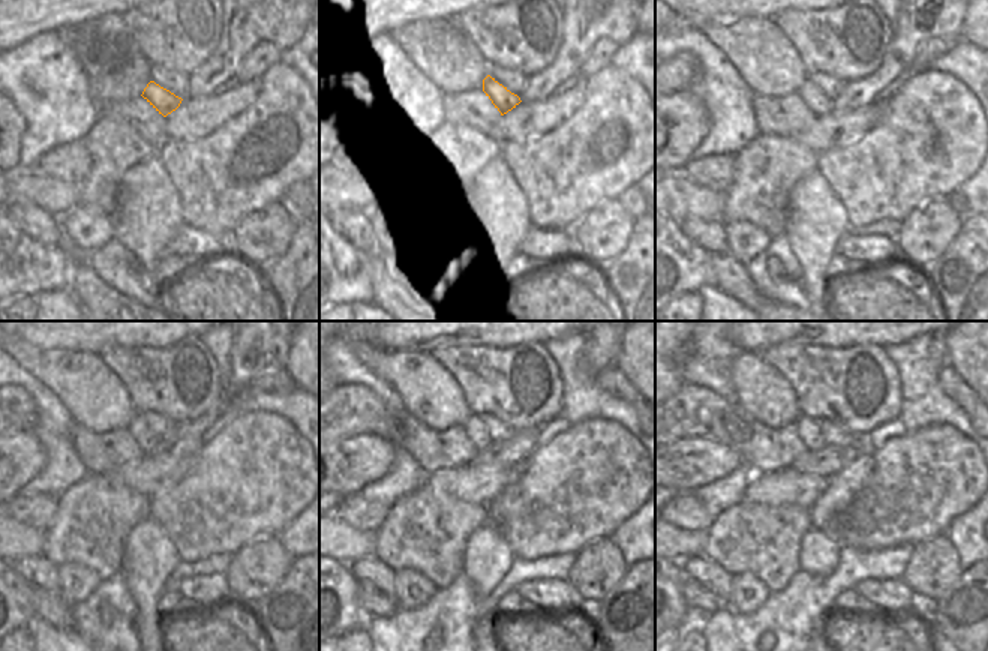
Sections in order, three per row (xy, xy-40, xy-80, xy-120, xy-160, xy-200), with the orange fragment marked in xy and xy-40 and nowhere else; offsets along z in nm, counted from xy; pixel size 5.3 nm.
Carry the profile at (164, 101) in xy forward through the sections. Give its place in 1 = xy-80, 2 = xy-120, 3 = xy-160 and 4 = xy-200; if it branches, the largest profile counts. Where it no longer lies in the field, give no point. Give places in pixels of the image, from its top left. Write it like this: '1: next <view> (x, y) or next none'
1: next xy-80 (820, 105)
2: next xy-120 (147, 440)
3: next xy-160 (474, 429)
4: next xy-200 (808, 431)

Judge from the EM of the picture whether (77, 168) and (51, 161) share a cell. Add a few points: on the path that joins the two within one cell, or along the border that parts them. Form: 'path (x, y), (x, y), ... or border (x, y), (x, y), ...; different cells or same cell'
path (71, 164), (57, 162); same cell

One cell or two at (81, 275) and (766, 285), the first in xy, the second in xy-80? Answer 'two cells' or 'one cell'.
two cells

